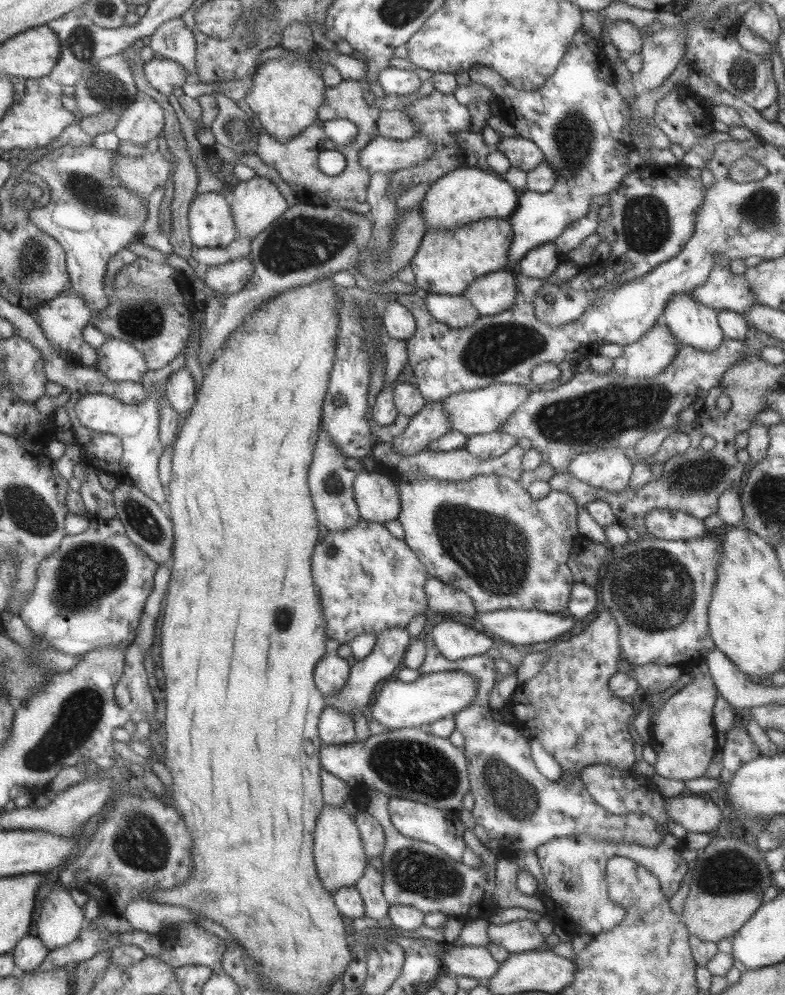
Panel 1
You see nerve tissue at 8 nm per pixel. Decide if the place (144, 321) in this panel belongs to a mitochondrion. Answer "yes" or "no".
yes

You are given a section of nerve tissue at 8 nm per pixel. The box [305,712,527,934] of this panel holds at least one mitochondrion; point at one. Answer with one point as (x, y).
(408, 766)

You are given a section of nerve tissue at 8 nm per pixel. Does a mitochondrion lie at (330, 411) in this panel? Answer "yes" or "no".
no

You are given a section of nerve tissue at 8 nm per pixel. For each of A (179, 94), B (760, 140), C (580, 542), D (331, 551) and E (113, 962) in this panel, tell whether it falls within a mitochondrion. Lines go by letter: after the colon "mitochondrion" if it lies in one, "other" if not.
A: other
B: other
C: other
D: mitochondrion
E: other

